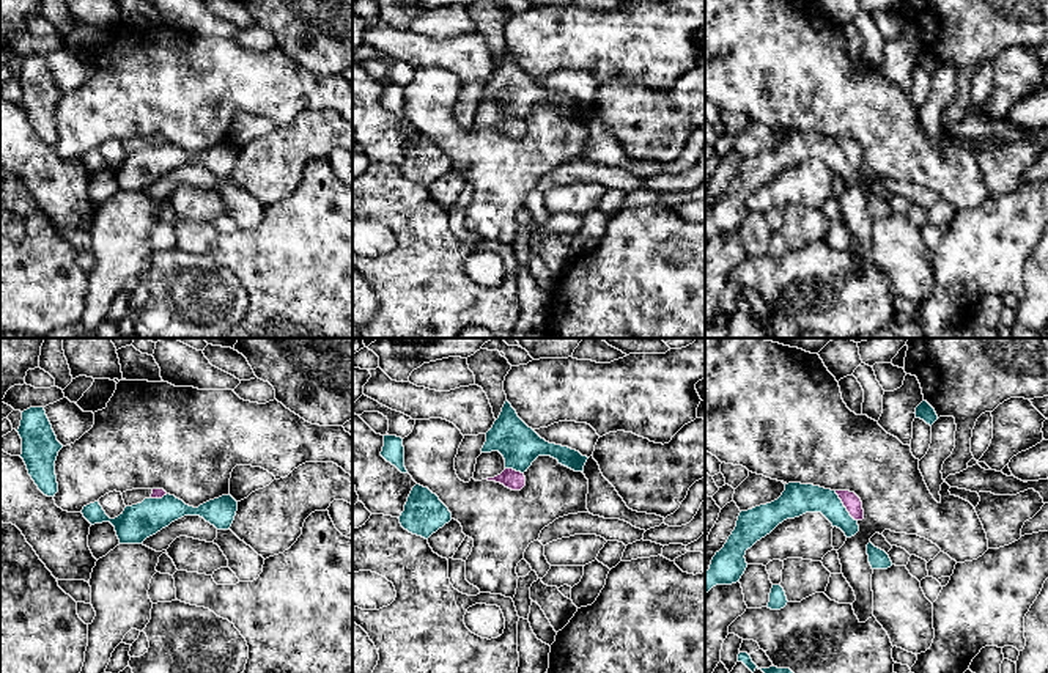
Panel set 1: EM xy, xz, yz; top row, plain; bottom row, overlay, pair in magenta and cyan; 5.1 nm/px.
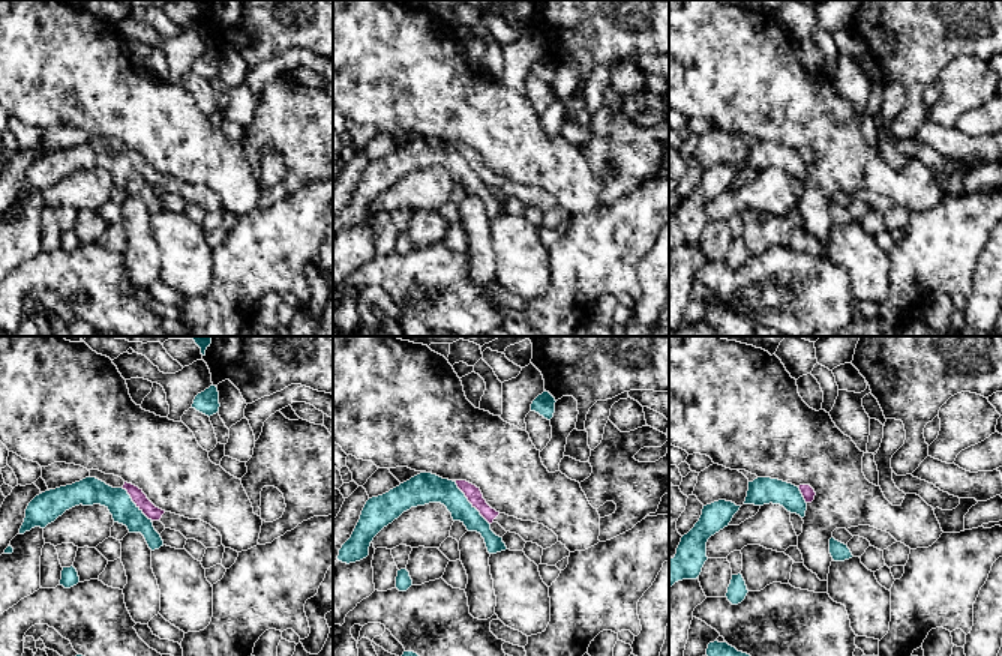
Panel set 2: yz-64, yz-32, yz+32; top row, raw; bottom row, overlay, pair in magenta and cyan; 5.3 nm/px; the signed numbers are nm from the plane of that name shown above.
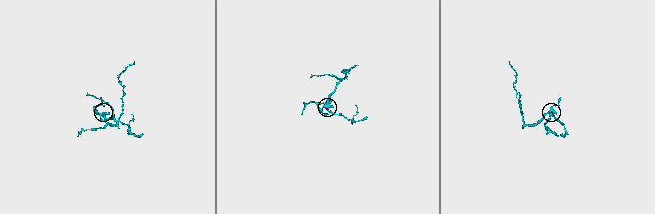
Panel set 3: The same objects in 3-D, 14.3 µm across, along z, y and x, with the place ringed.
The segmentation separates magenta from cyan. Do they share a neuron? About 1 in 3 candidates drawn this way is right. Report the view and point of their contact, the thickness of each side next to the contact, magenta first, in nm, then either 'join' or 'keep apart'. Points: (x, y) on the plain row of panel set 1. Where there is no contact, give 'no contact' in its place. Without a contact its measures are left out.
meets magenta in yz at (844, 153); 90 nm thick on the magenta side, 160 nm on the other; keep apart

